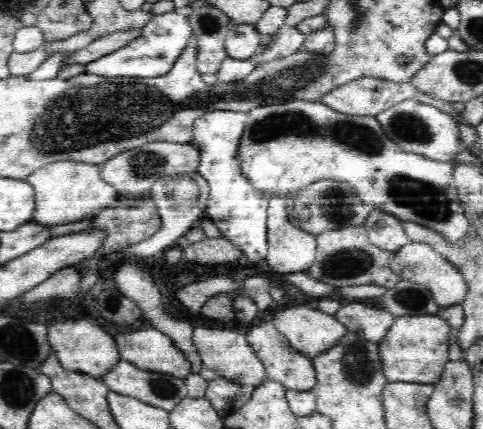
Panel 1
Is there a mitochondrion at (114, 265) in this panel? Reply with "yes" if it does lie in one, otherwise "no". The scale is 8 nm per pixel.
no

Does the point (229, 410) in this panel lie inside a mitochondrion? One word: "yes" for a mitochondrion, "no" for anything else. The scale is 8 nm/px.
no

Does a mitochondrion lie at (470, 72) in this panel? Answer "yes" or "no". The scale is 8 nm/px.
yes

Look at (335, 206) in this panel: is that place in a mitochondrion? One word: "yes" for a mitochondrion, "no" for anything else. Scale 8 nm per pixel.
yes

